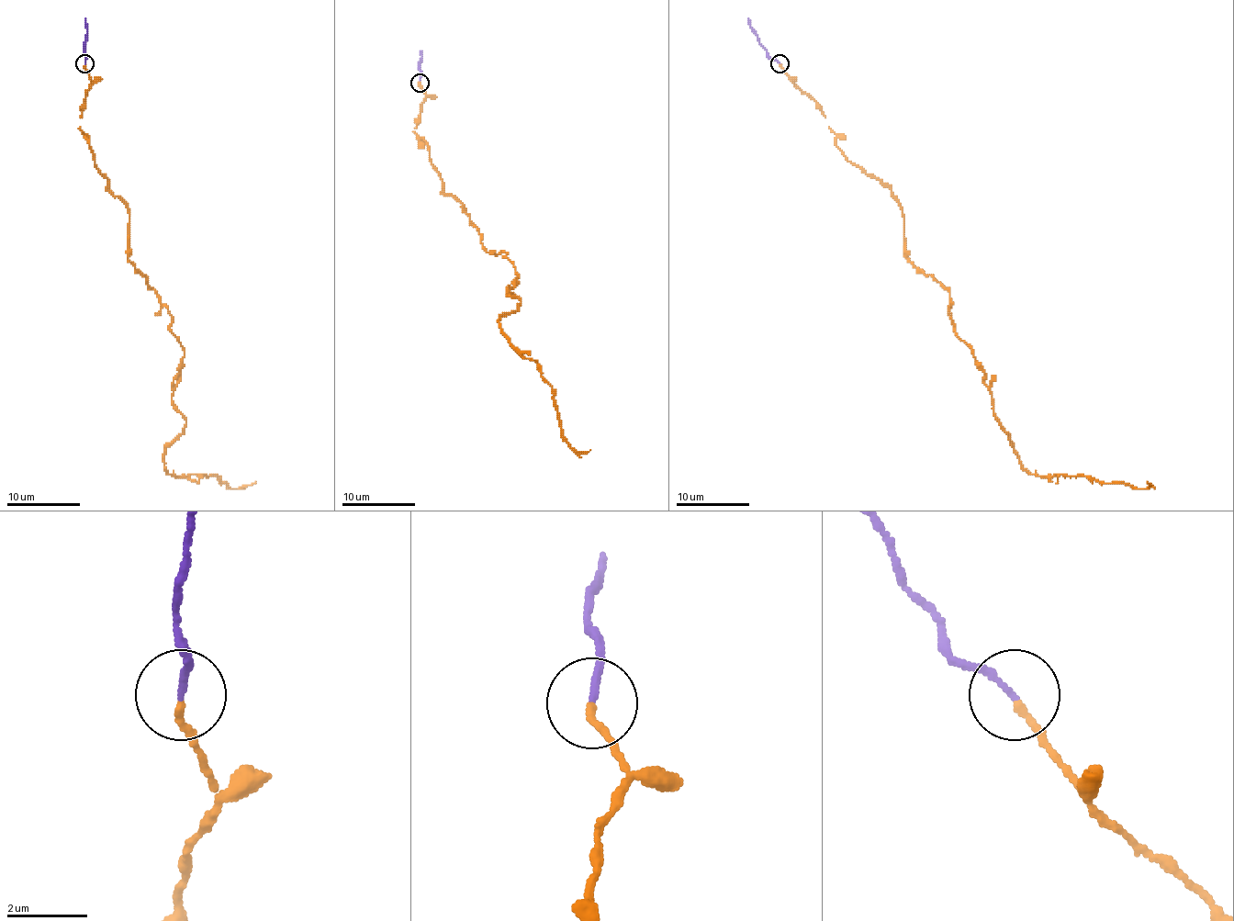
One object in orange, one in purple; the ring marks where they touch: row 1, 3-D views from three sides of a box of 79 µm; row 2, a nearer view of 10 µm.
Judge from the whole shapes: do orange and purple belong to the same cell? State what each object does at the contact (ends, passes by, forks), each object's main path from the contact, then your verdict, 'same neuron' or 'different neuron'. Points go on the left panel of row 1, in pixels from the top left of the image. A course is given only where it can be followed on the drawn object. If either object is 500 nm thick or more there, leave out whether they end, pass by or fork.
orange ends; purple ends; course orange (85, 64), (80, 130), (129, 214), (128, 258), (184, 350), (171, 404), (185, 426), (164, 466), (255, 481); course purple (85, 64), (85, 18); same neuron

